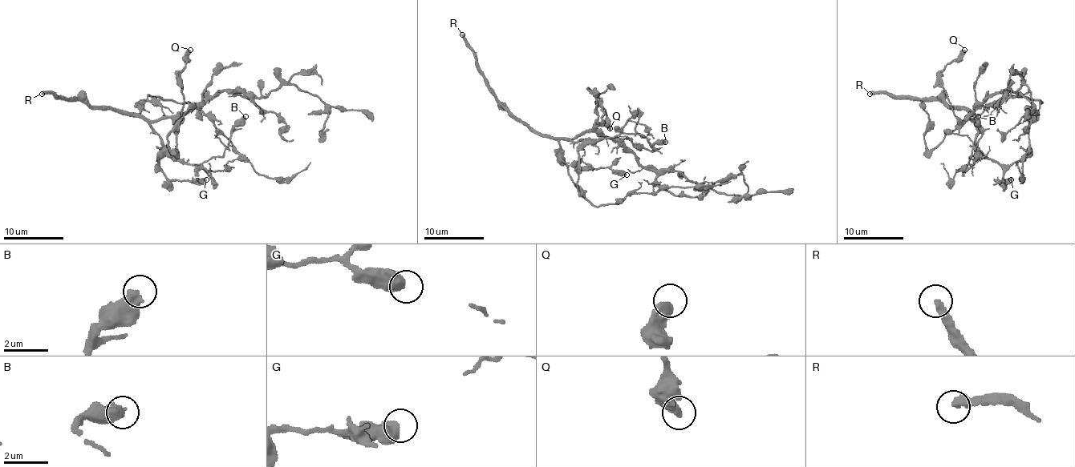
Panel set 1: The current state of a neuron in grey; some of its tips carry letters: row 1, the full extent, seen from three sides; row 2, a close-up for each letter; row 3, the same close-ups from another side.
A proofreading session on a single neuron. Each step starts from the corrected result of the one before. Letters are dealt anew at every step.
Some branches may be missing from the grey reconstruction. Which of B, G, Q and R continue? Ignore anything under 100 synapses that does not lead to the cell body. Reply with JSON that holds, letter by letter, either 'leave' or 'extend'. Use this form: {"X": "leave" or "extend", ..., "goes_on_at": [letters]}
{"B": "leave", "G": "leave", "Q": "leave", "R": "extend", "goes_on_at": ["R"]}

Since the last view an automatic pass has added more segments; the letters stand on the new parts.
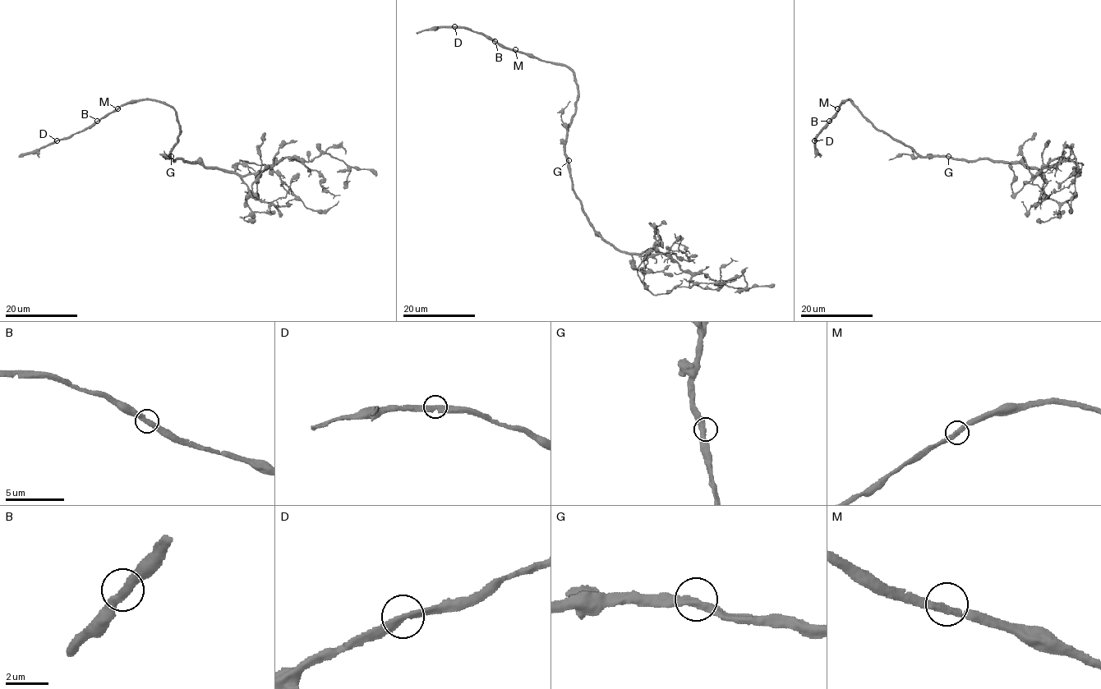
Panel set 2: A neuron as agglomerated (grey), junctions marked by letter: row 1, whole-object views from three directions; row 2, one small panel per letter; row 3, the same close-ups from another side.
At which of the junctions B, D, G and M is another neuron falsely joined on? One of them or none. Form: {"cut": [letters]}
{"cut": []}

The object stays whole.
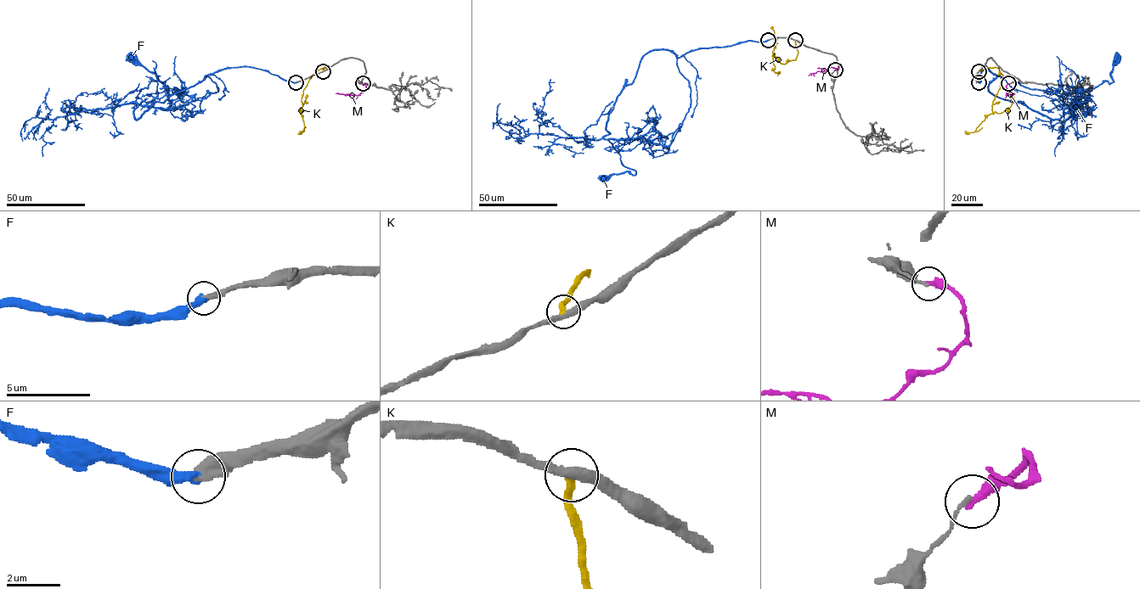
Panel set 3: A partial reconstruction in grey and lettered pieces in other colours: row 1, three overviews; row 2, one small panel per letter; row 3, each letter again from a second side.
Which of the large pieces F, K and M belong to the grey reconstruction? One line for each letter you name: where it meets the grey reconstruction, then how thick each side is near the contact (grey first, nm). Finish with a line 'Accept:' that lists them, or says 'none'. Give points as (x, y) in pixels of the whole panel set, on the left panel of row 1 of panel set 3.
F: meets grey at (296, 82); 440 nm thick on the grey side, 440 nm on the other
Accept: F

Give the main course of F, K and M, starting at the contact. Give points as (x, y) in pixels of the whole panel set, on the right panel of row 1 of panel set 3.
F: (979, 82), (986, 67), (996, 75), (992, 93), (1052, 120), (1078, 103), (1058, 130), (1039, 120), (1021, 129)
K: (979, 71), (996, 67), (1002, 79), (992, 105), (992, 113), (973, 132), (968, 133), (965, 131)
M: (1008, 84), (1006, 94), (1014, 93)

